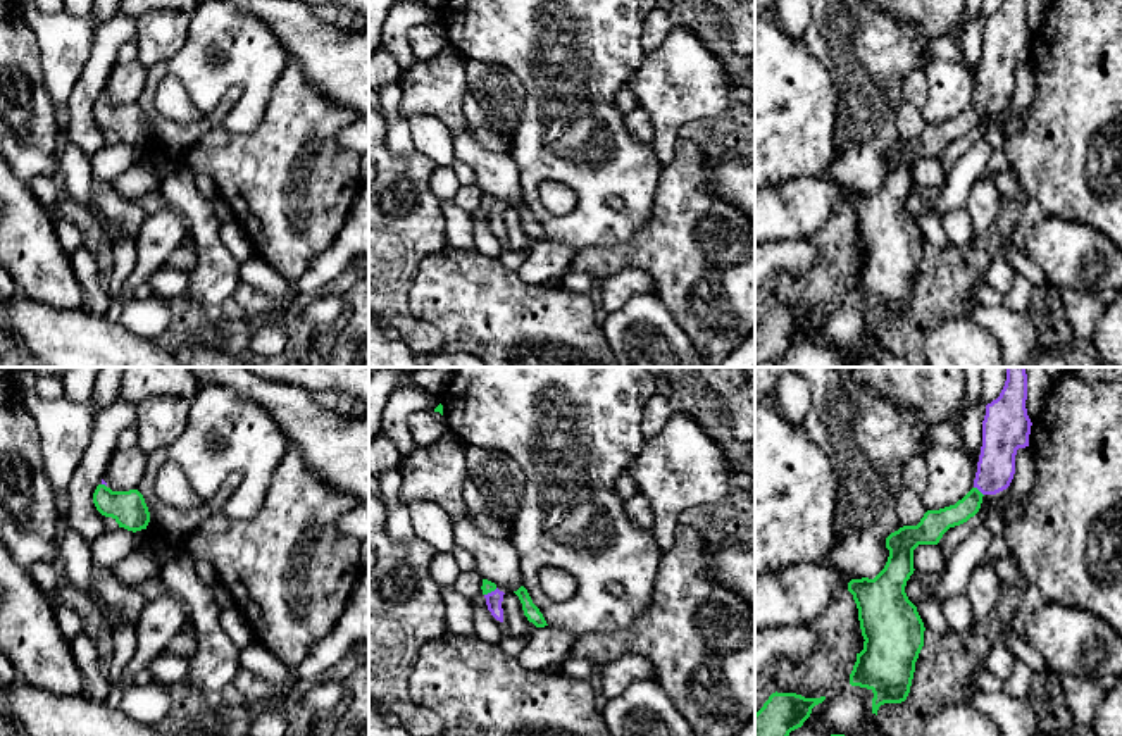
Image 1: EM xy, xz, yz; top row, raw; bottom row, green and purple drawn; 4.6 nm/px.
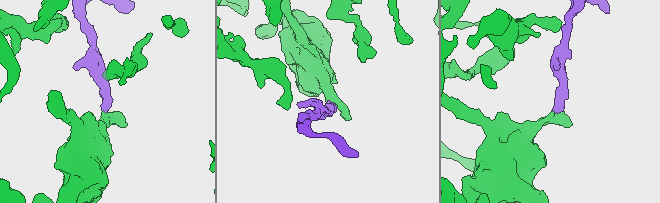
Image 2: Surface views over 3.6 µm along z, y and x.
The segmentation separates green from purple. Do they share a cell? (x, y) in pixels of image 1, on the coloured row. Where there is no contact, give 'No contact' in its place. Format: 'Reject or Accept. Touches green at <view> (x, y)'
Accept. Touches green at yz (979, 492)

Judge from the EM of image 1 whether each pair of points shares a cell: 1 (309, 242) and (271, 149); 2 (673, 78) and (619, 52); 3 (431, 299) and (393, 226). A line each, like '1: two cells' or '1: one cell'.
1: one cell
2: two cells
3: two cells

